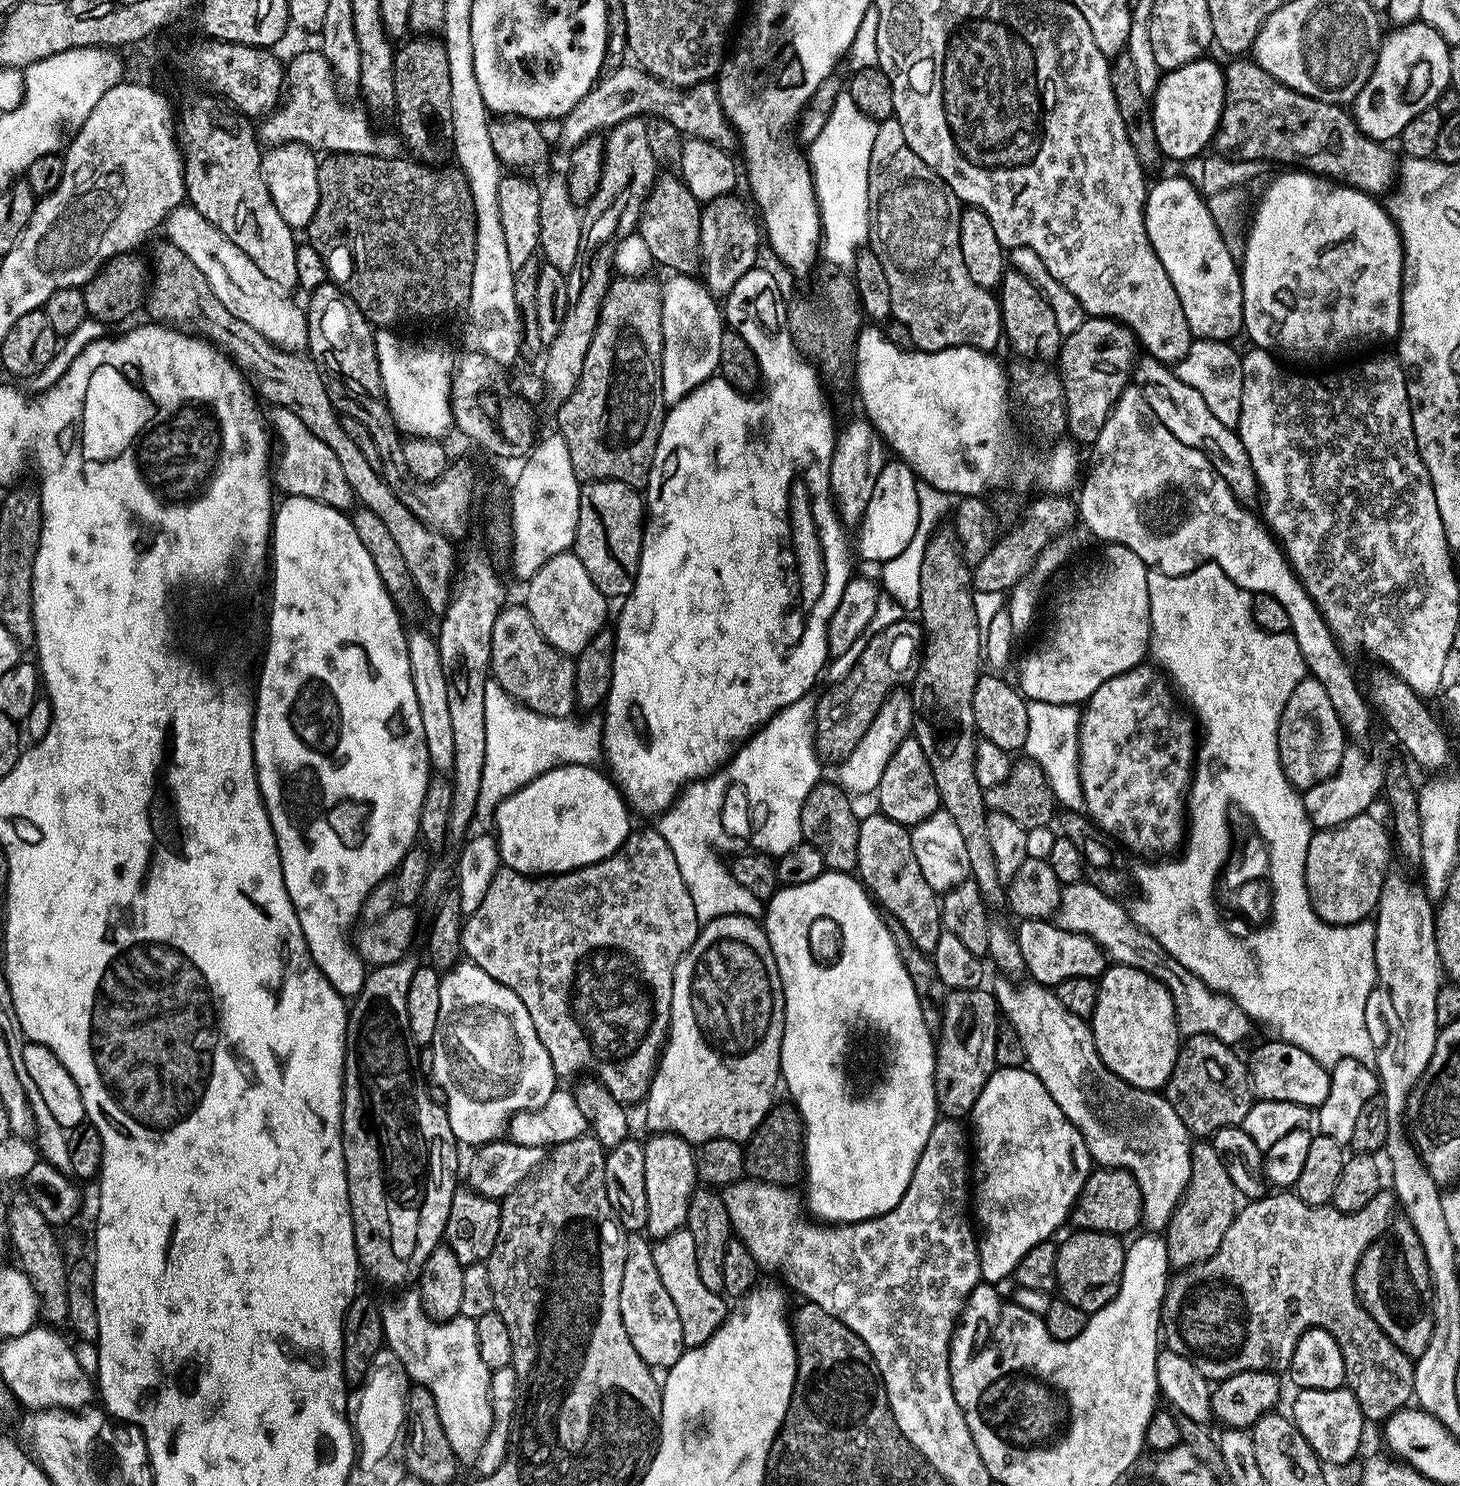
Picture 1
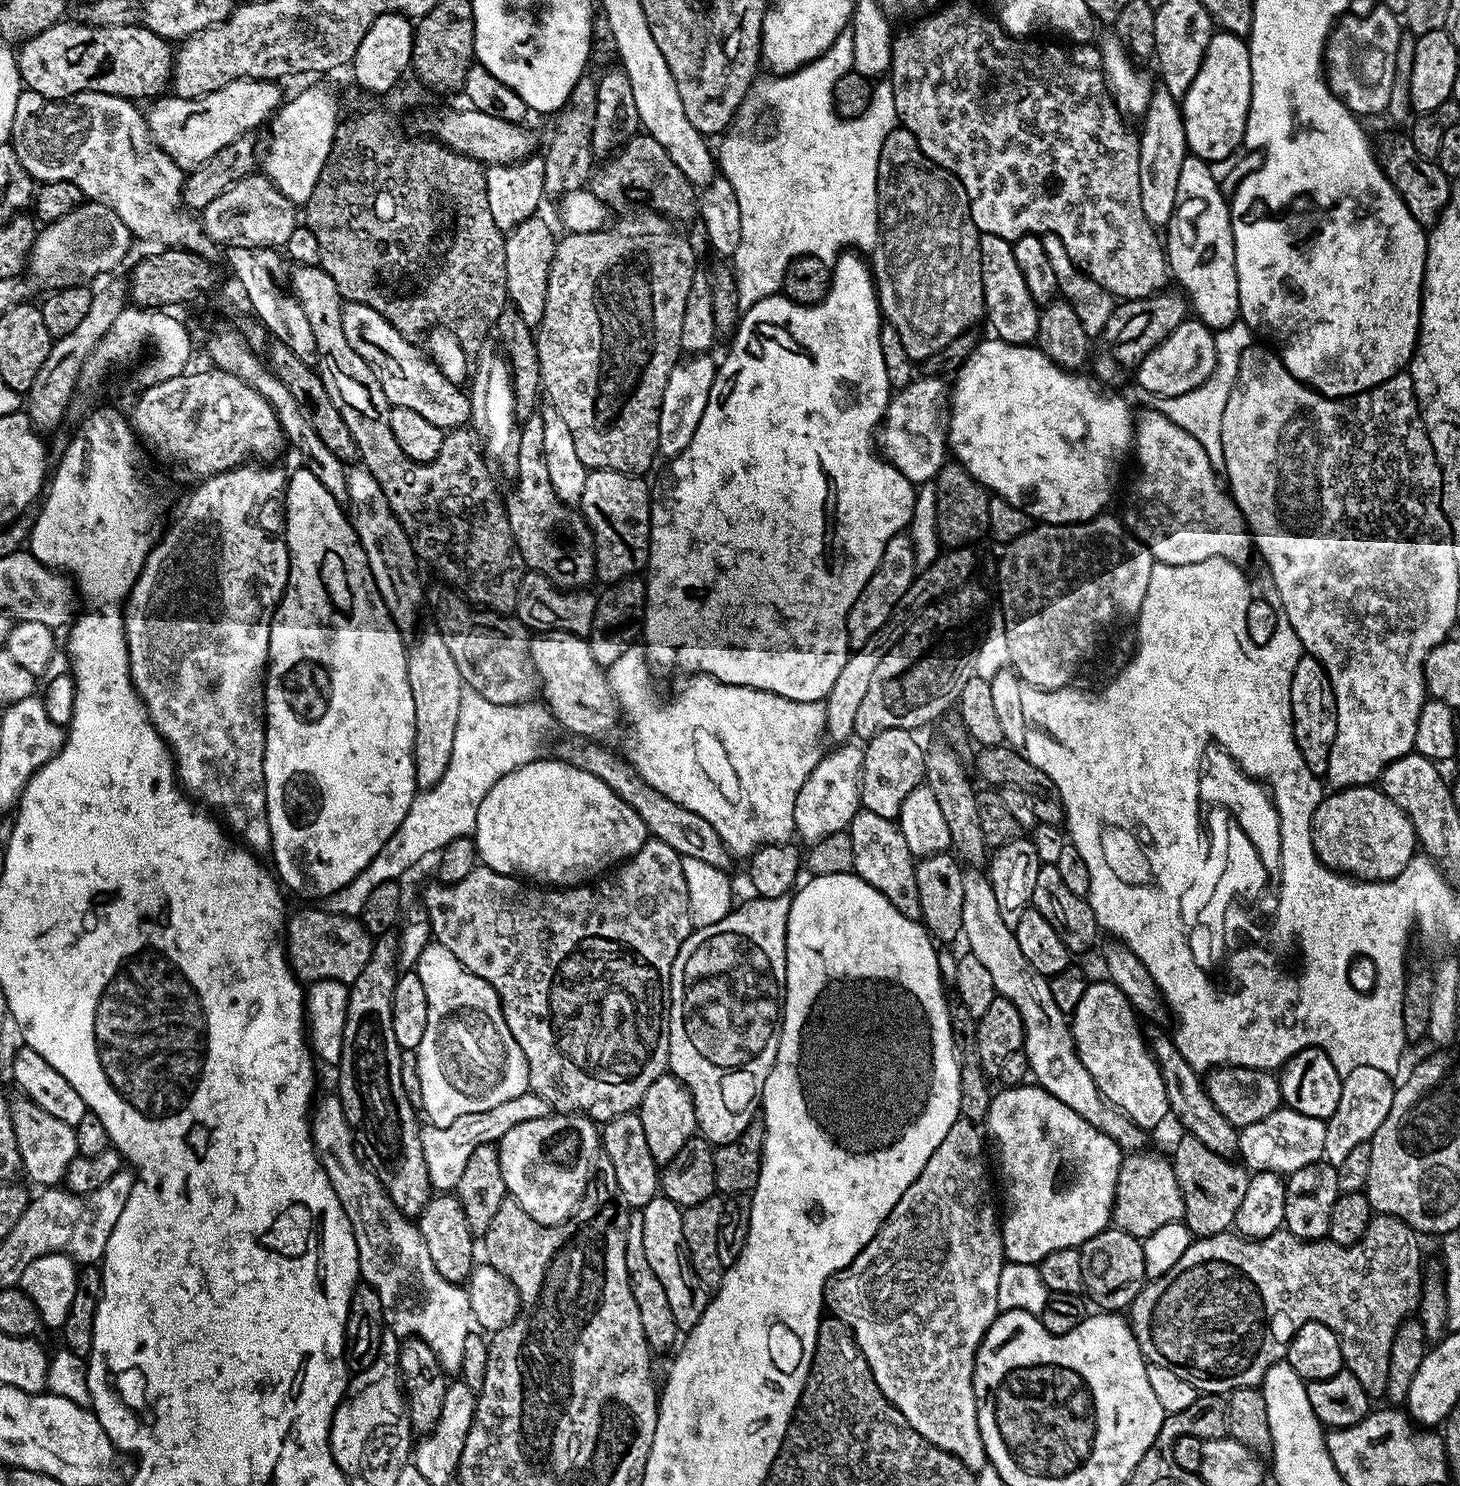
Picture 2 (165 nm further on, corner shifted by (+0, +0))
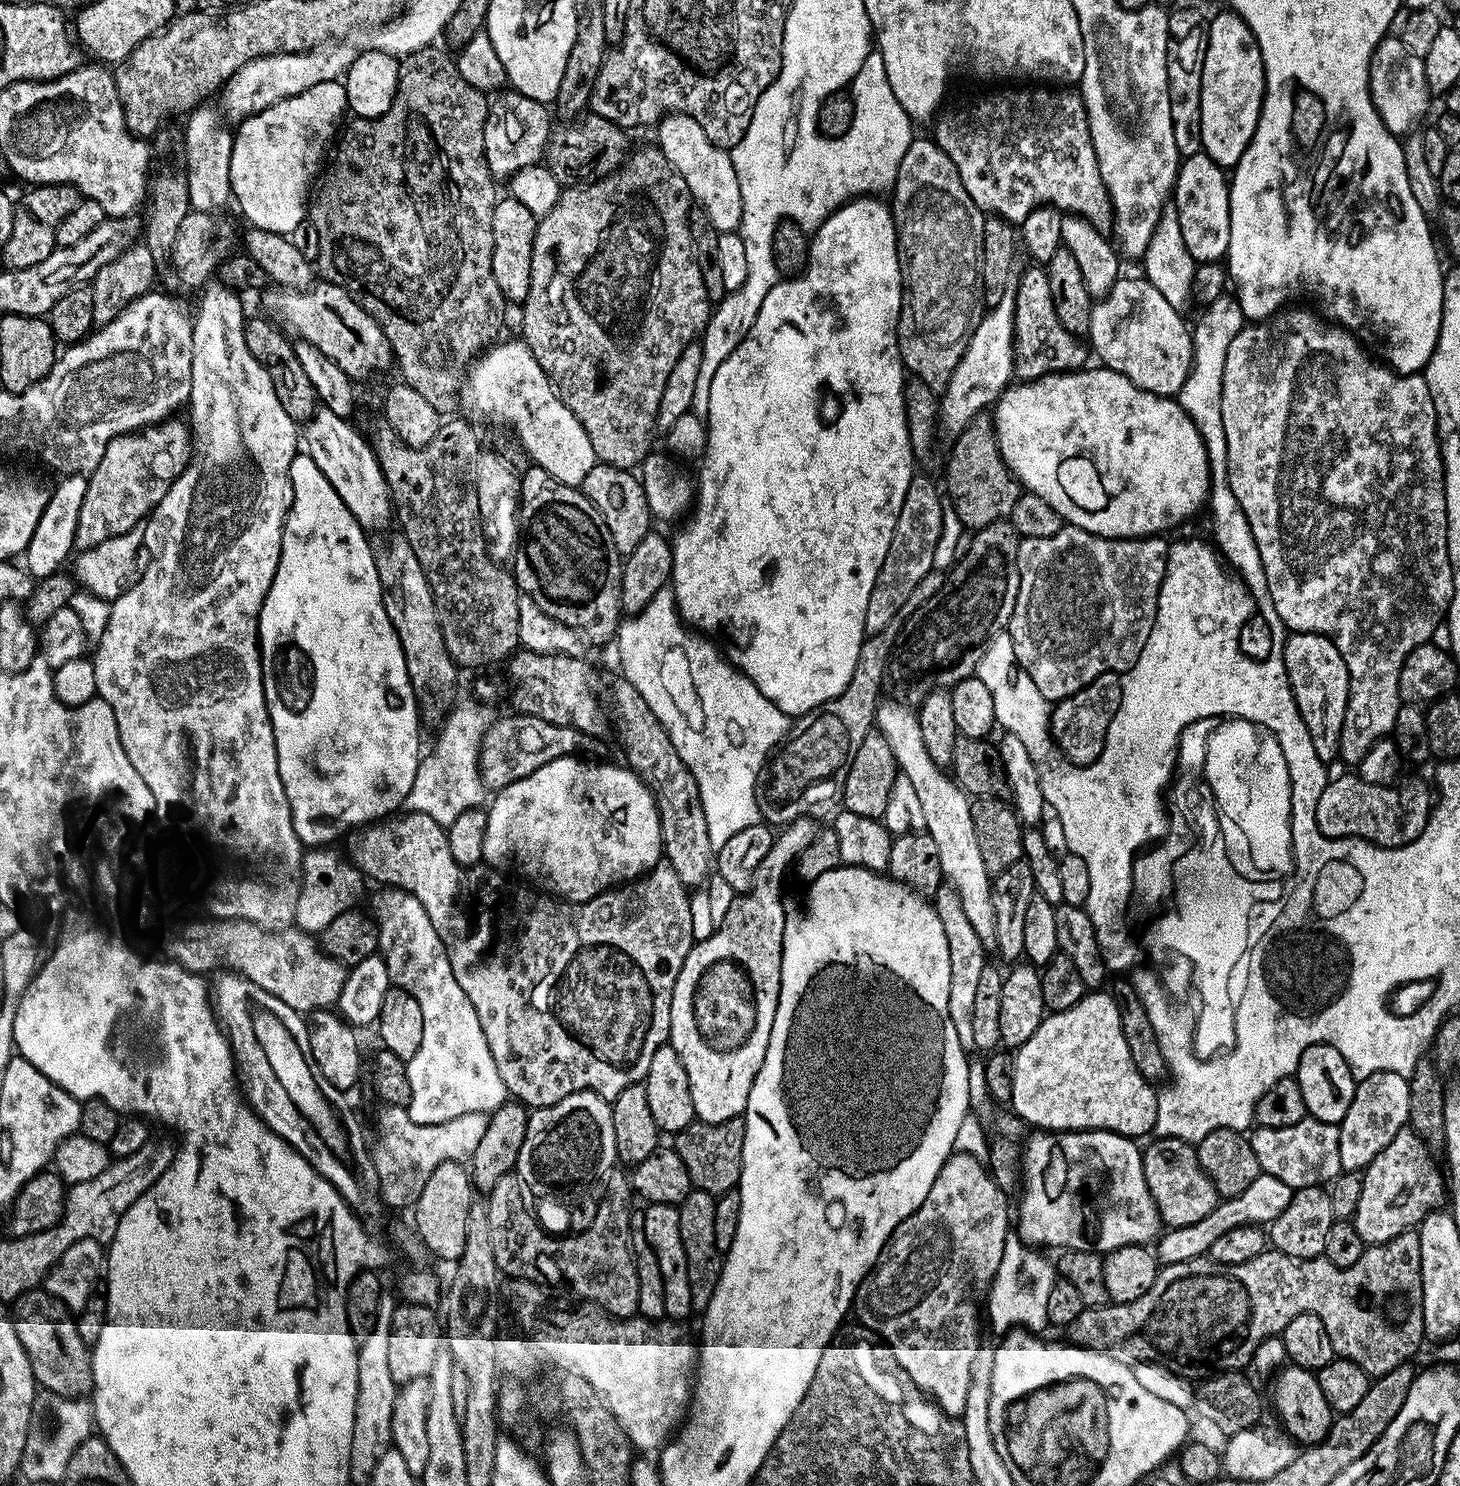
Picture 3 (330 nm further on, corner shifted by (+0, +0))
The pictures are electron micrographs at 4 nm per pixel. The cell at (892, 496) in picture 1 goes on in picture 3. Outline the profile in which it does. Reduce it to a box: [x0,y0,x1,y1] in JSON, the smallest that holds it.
[670,198,914,718]

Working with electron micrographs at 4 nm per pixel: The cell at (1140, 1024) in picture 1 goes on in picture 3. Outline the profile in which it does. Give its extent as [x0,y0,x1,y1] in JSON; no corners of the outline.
[1010,990,1158,1138]

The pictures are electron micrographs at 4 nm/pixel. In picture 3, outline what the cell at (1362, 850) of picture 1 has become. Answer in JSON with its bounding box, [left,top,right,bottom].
[1318,774,1434,848]

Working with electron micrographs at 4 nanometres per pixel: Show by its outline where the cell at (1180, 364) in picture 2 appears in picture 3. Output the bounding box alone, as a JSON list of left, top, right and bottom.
[1088,278,1193,397]

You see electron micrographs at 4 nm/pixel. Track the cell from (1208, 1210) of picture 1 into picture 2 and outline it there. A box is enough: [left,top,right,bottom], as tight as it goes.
[1170,1134,1249,1238]

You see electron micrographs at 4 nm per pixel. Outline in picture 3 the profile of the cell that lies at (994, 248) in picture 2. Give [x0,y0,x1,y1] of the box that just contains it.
[1014,266,1090,381]

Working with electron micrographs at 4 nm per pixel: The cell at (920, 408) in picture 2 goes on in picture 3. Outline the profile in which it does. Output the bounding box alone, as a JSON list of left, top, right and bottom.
[938,294,1016,438]

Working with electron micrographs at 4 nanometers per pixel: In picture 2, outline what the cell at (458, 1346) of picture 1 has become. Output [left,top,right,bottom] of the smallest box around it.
[310,1094,474,1373]

